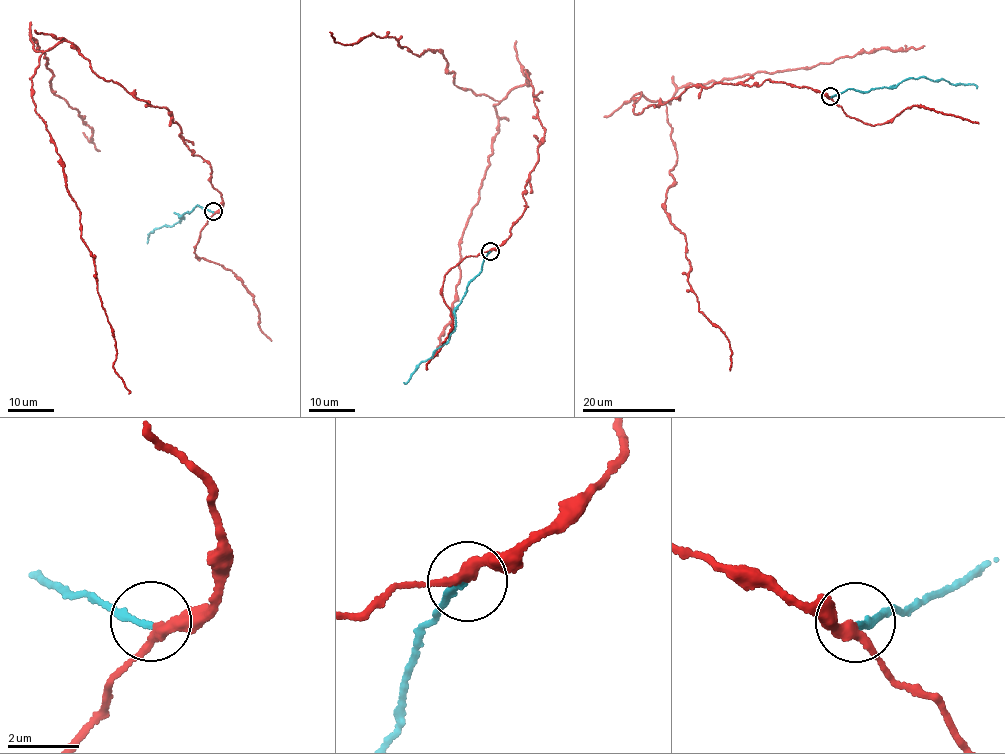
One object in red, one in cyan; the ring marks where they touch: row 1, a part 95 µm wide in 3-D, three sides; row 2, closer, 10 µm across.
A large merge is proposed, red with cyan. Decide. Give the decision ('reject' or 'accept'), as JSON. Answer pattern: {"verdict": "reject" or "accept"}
{"verdict": "reject"}

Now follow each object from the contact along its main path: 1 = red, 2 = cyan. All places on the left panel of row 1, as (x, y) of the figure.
1: (213, 211), (210, 164), (165, 106), (67, 41), (41, 55), (35, 112), (128, 393)
2: (213, 211), (196, 205), (173, 225), (154, 229), (147, 243)

